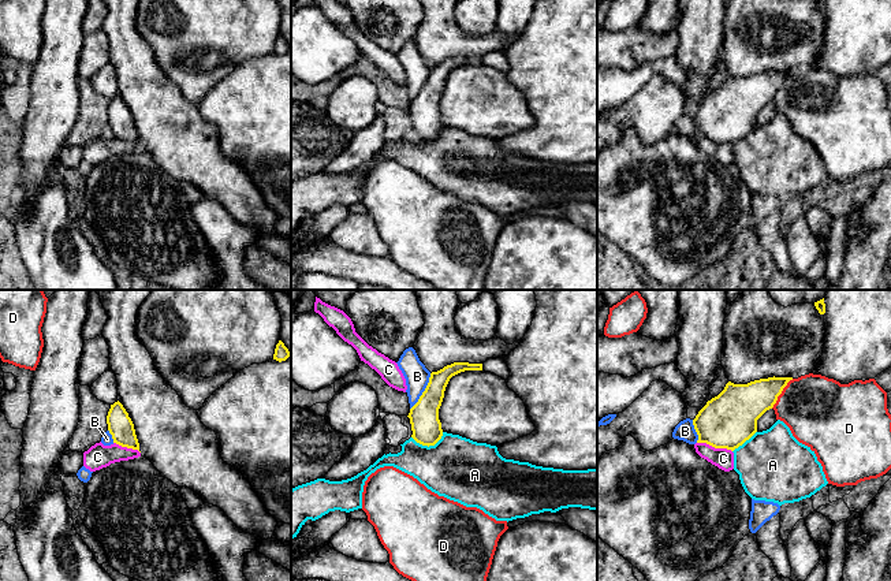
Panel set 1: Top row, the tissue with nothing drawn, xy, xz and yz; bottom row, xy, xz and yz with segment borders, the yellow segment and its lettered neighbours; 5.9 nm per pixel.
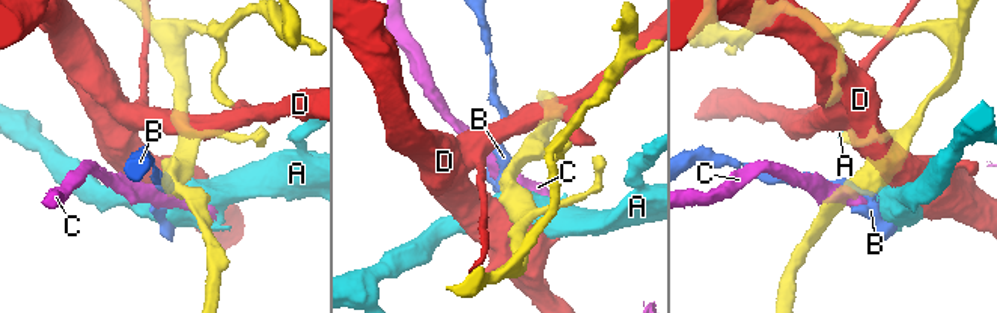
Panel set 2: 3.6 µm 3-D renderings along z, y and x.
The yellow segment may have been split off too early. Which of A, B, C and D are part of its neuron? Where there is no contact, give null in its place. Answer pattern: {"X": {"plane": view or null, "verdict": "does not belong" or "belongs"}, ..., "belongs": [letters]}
{"A": {"plane": "xz", "verdict": "does not belong"}, "B": {"plane": "xz", "verdict": "does not belong"}, "C": {"plane": "yz", "verdict": "does not belong"}, "D": {"plane": "yz", "verdict": "does not belong"}, "belongs": []}

